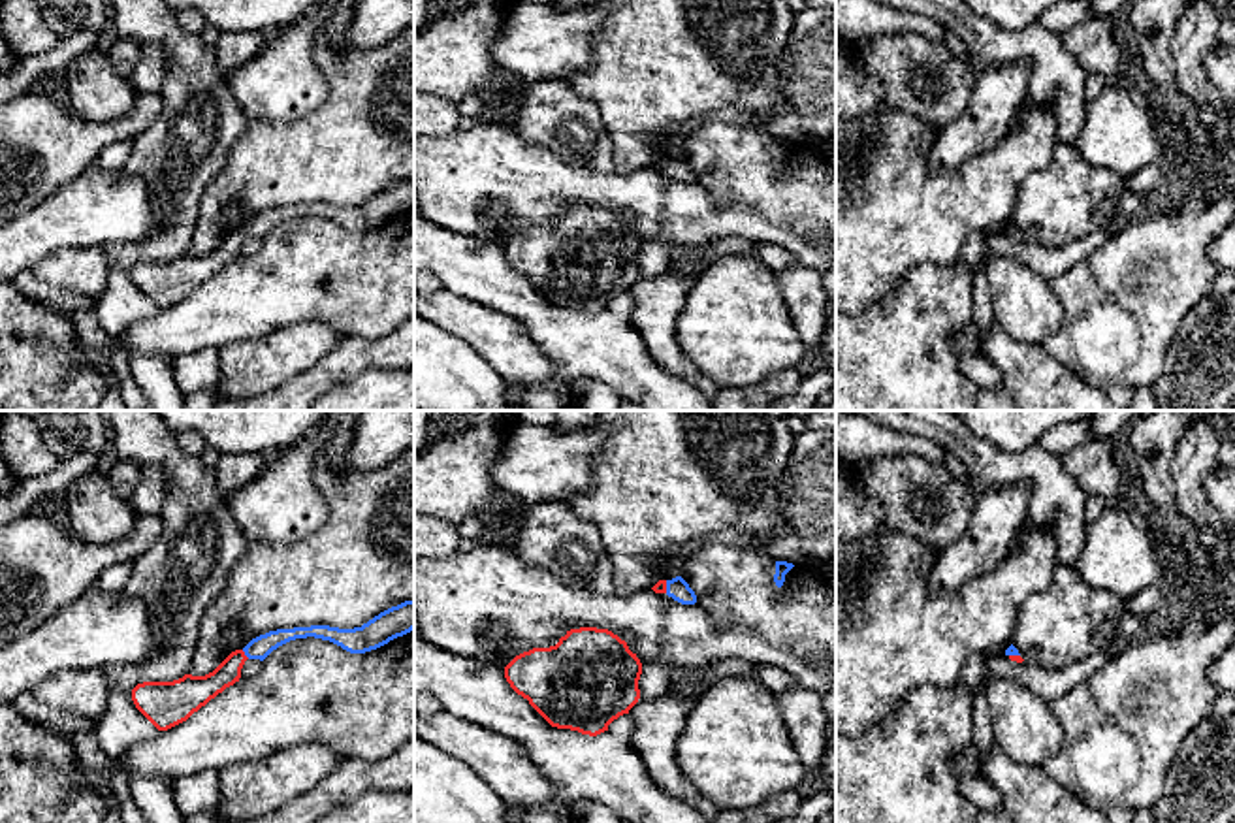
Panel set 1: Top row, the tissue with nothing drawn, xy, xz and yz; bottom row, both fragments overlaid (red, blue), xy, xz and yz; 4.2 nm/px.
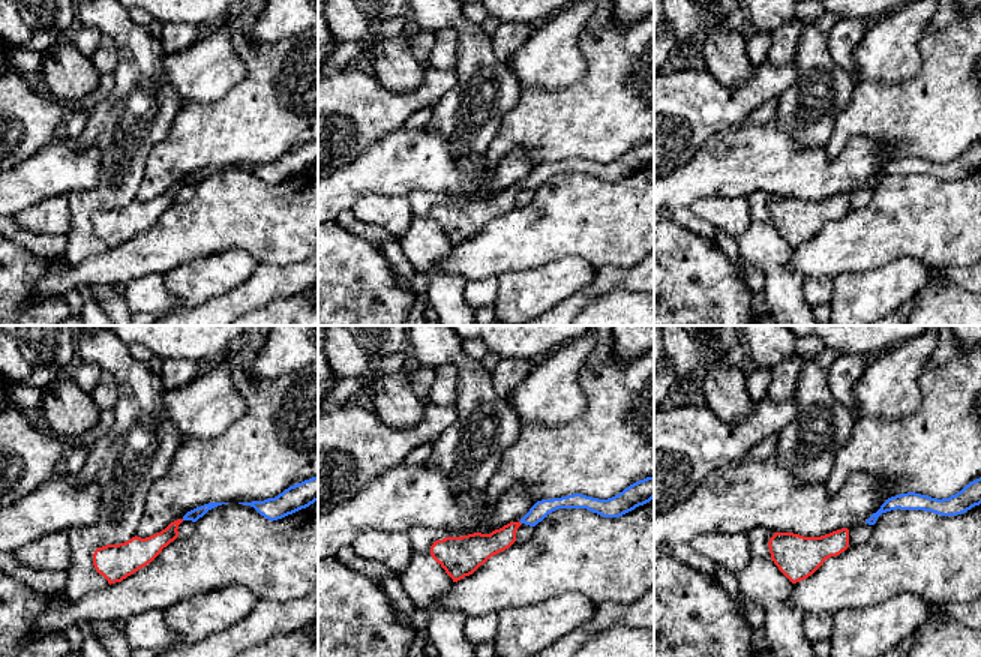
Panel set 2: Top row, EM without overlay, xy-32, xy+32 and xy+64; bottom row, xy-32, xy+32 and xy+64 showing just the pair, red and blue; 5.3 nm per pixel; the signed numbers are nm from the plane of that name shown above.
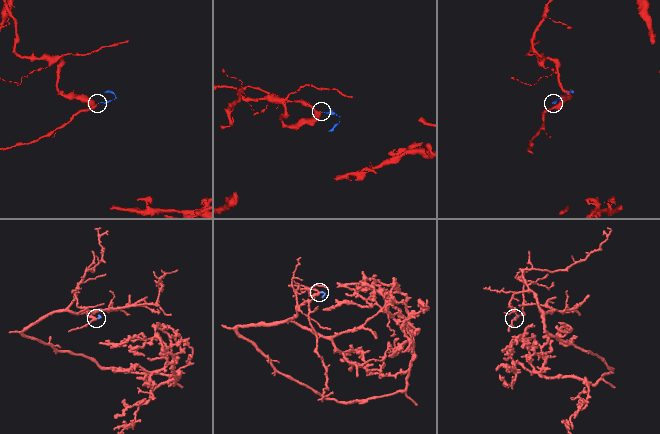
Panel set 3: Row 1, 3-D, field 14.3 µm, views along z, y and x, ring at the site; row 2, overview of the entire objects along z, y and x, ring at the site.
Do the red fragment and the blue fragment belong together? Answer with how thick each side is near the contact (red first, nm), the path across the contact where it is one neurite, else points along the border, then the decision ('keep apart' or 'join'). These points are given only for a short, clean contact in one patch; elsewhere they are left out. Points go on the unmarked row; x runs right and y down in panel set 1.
130/100 nm | across xy (198, 268), (213, 262), (243, 232), (258, 226) | join

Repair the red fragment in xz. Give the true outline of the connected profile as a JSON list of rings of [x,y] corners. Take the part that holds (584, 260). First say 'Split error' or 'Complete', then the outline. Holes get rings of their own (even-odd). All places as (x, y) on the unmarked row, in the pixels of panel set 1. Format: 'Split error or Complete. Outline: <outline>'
Complete. Outline: [[[608,207],[567,209],[555,224],[533,226],[505,245],[510,266],[557,307],[597,315],[638,281],[642,241]]]

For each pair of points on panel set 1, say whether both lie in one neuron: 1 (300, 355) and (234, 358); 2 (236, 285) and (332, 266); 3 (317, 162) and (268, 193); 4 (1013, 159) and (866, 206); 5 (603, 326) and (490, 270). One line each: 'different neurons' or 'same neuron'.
1: same neuron
2: same neuron
3: same neuron
4: same neuron
5: same neuron

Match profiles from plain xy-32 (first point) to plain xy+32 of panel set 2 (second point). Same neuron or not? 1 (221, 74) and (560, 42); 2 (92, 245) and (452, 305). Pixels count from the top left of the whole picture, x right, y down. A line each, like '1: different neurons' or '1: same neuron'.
1: same neuron
2: same neuron

